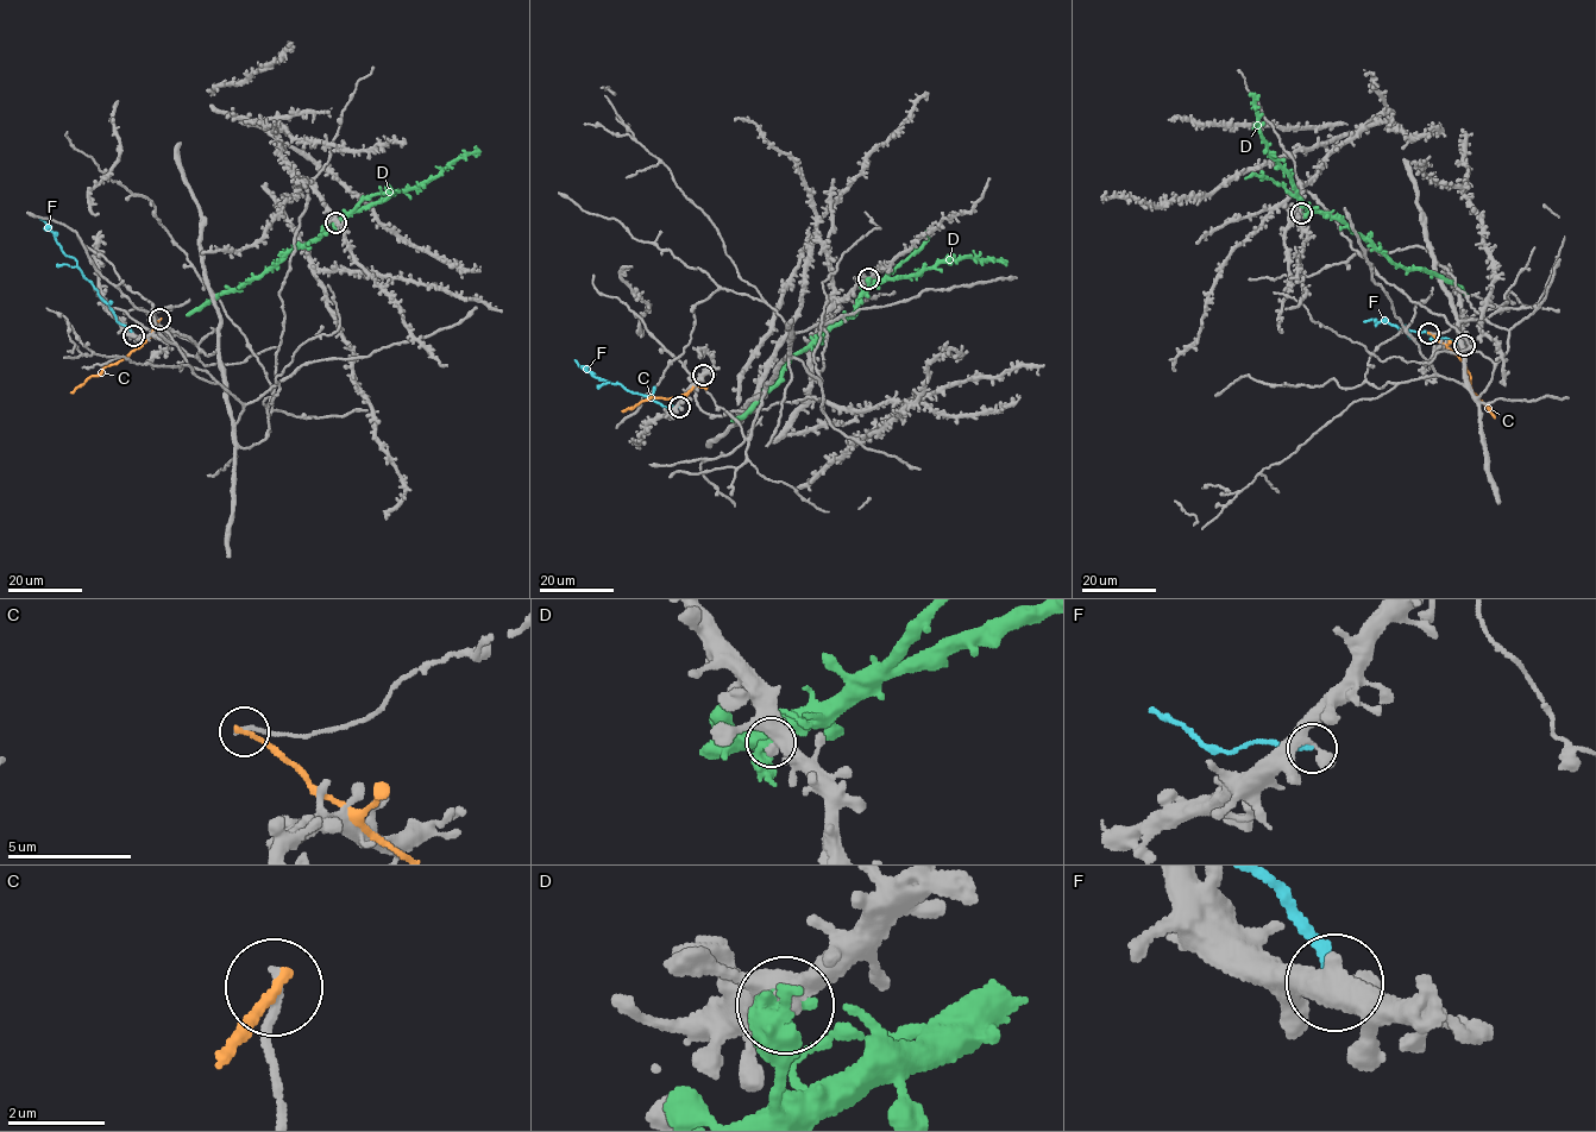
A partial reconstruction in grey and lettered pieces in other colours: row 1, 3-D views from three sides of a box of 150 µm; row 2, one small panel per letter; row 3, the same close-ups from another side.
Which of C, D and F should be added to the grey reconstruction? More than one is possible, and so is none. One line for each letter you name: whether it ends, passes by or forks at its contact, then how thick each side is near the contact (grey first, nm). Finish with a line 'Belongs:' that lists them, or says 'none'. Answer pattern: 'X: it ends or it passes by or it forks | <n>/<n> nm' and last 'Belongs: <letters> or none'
Belongs: none

